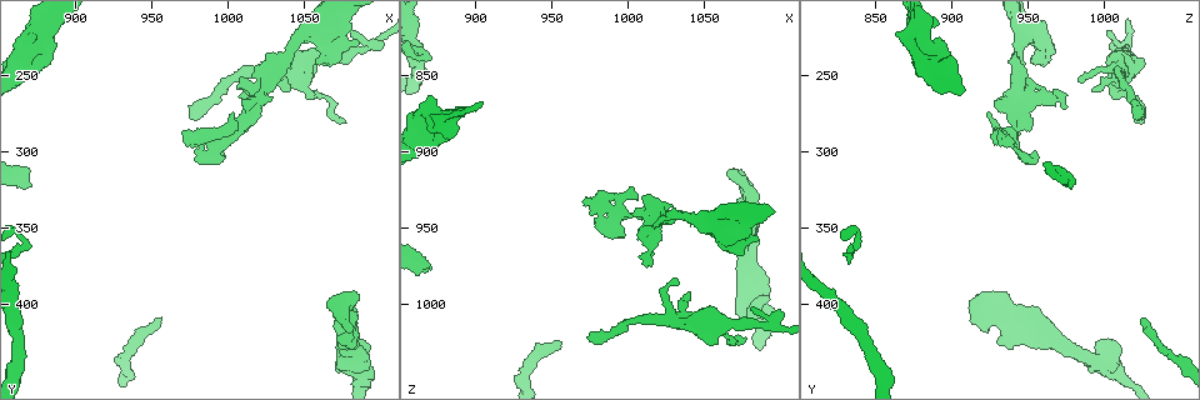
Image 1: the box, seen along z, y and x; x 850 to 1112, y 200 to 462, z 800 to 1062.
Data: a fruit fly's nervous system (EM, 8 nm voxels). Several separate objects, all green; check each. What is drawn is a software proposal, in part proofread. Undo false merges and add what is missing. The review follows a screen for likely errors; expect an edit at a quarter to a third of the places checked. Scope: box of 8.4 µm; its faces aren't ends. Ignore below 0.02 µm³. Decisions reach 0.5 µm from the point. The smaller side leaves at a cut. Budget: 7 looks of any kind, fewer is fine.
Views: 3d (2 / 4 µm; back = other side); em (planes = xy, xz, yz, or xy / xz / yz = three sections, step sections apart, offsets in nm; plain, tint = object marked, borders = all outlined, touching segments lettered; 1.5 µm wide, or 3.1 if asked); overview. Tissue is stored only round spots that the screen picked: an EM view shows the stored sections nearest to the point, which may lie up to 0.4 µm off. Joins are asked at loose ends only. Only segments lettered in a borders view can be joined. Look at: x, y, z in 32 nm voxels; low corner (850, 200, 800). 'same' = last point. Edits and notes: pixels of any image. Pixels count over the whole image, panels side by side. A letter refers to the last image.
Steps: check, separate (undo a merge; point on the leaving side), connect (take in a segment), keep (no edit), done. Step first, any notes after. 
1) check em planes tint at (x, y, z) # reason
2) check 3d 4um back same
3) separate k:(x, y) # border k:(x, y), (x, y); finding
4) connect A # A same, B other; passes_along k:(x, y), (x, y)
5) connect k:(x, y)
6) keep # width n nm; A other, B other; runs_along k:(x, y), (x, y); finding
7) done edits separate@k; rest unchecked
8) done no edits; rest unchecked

check em xz step 4 borders at (978, 276, 1018) # free end

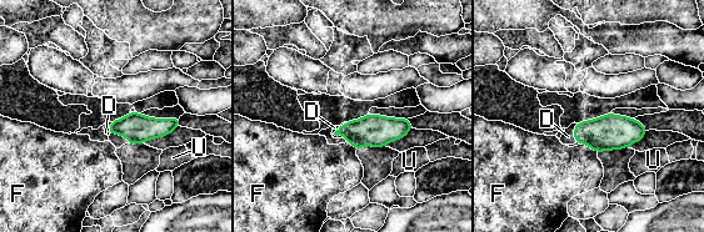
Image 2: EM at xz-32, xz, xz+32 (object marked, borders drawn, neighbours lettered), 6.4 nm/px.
check em xy step 8 borders same

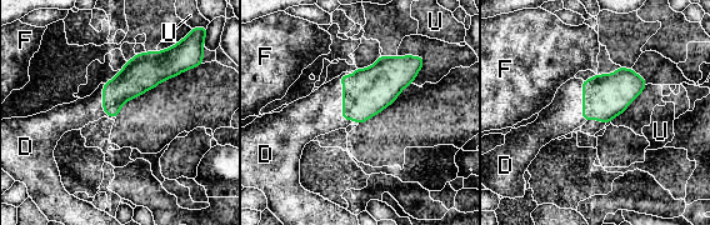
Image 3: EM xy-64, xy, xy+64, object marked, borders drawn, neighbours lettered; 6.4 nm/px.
connect D # D same, F other, U other; it goes on there

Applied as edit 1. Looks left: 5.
check overview

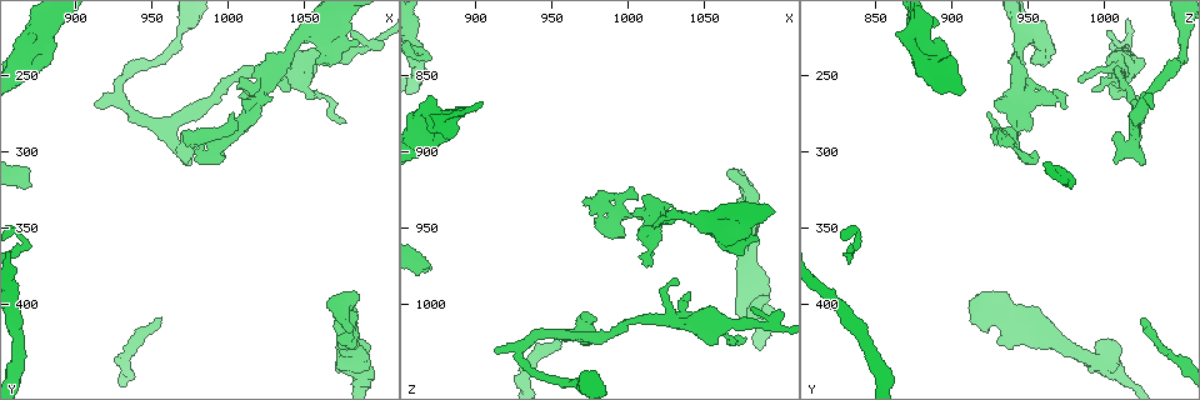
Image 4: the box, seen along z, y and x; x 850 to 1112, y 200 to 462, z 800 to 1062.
check em planes borders at (1084, 228, 954) # free end

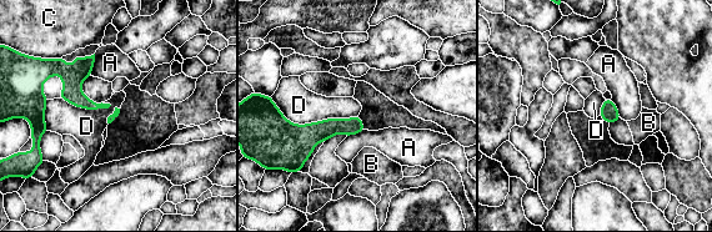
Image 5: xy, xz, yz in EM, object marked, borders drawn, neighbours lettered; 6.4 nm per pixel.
keep # A other, B other, C other, D other; no lettered segment goes on from it

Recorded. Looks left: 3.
check em xz step 4 tint at (1082, 408, 936)

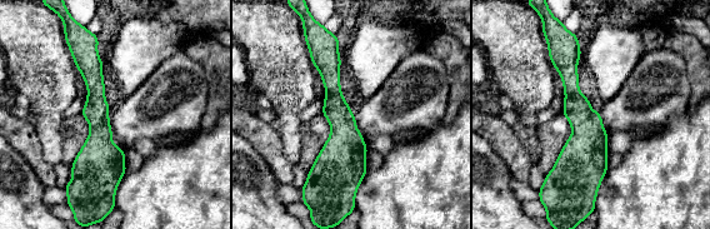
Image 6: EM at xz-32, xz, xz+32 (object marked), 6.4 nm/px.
check em planes borders same

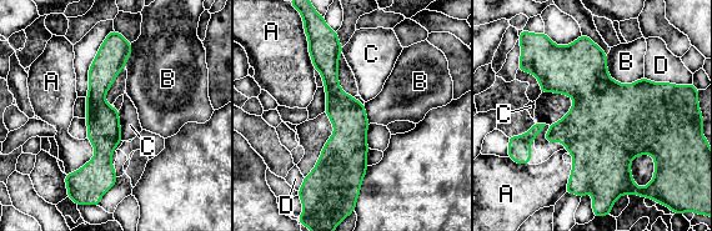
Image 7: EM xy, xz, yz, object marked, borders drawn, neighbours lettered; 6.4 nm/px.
keep # A other, B other, C other, D other; border 7:(606, 54), (611, 78), (643, 78); all the same cell

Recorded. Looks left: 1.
done edits connect@3; rest unchecked

